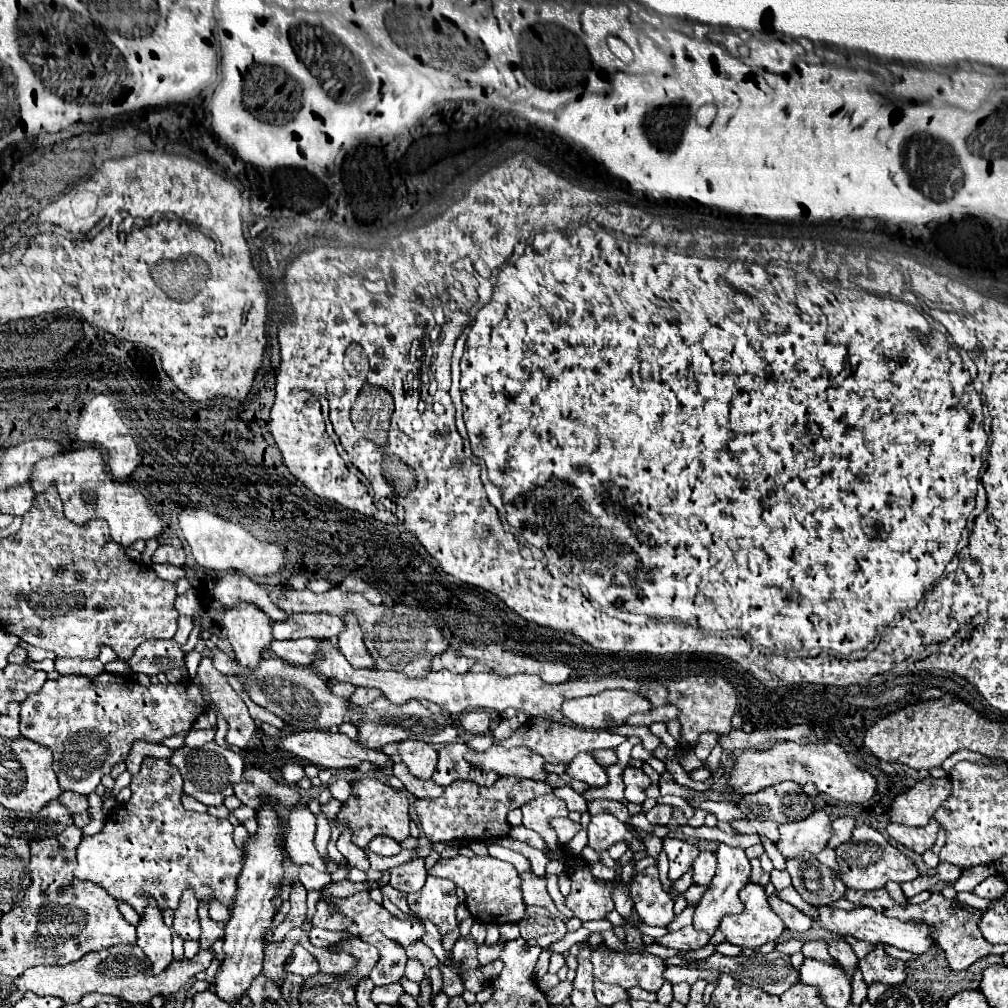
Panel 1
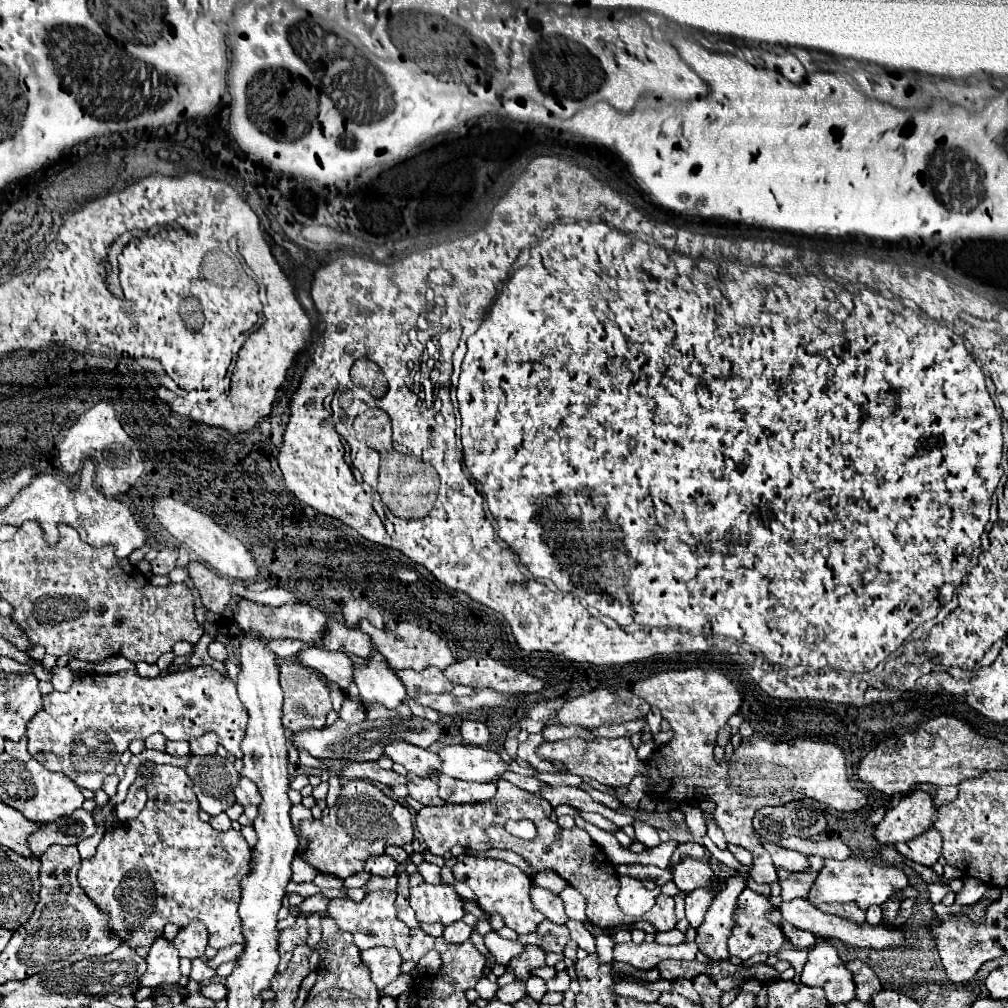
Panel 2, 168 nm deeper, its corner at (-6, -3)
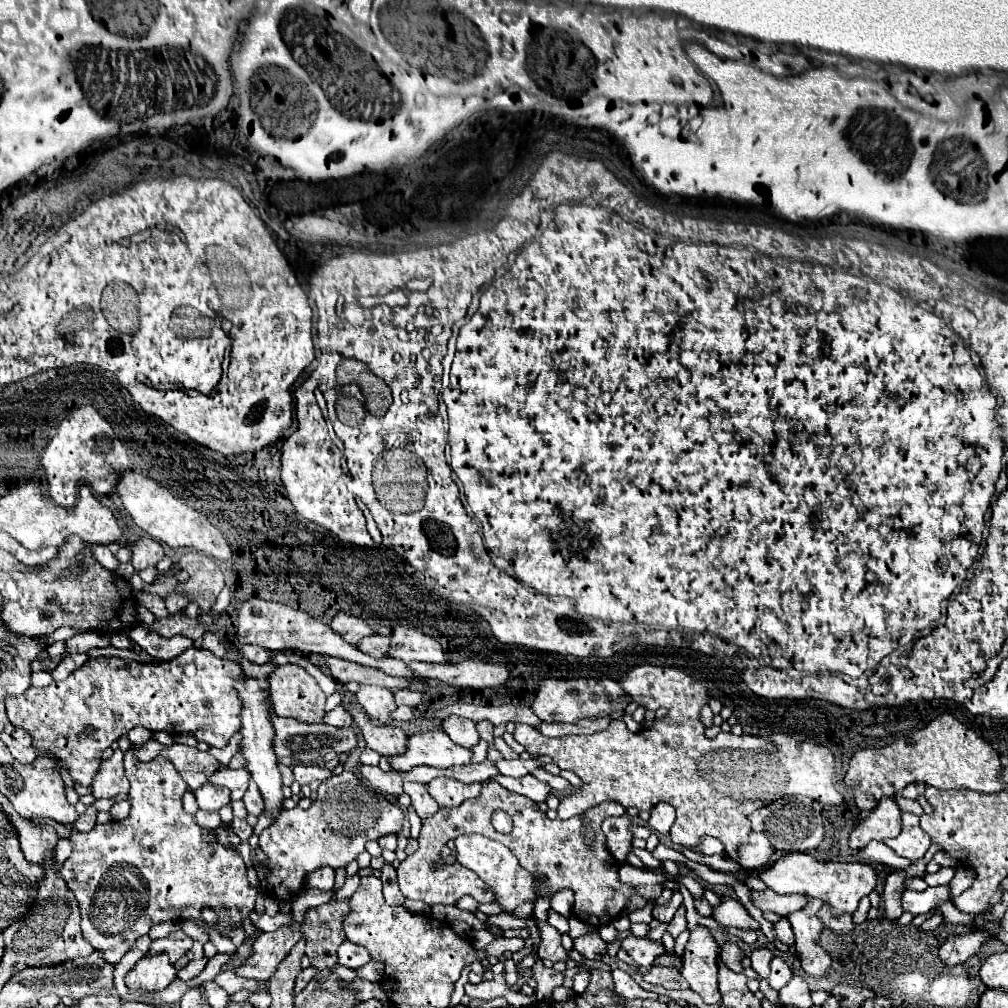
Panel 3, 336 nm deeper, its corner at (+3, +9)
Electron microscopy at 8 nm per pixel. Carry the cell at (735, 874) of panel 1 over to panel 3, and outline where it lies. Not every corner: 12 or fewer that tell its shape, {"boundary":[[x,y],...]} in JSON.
{"boundary":[[710,928],[690,930],[682,976],[706,1004],[720,1002]]}

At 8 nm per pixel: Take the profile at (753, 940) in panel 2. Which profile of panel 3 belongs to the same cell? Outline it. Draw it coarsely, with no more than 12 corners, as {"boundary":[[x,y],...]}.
{"boundary":[[720,896],[712,918],[724,928],[760,930],[732,896]]}

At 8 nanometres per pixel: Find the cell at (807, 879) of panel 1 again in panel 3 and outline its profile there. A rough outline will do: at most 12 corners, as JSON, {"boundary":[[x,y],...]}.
{"boundary":[[830,904],[818,912],[826,928],[836,934],[850,934],[854,930],[852,914],[834,916]]}

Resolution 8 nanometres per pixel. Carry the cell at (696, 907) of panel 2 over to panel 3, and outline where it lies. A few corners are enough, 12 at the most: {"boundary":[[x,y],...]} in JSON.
{"boundary":[[684,904],[670,920],[668,932],[678,938],[686,930]]}

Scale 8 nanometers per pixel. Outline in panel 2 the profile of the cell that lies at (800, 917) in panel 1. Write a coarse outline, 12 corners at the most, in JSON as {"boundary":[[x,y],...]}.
{"boundary":[[783,922],[783,934],[795,948],[811,948],[815,936]]}

